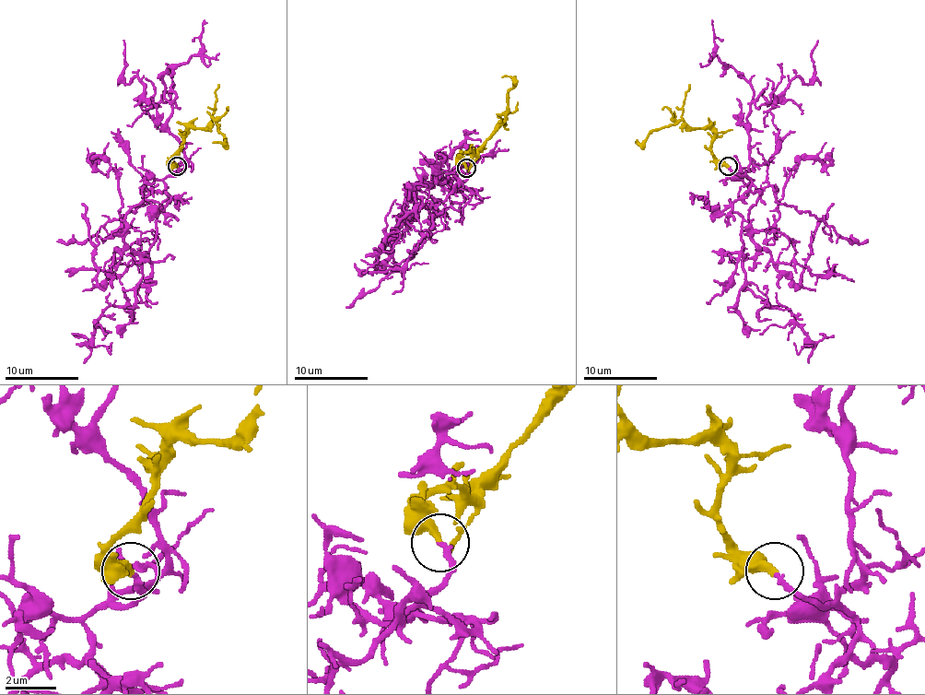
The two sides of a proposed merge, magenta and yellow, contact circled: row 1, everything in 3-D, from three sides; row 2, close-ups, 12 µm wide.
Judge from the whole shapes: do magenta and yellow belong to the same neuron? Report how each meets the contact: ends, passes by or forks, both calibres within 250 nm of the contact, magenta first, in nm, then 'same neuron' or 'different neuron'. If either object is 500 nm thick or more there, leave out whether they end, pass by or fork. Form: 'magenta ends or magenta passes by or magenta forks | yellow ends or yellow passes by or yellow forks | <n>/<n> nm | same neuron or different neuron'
magenta ends | yellow ends | 200/340 nm | same neuron

